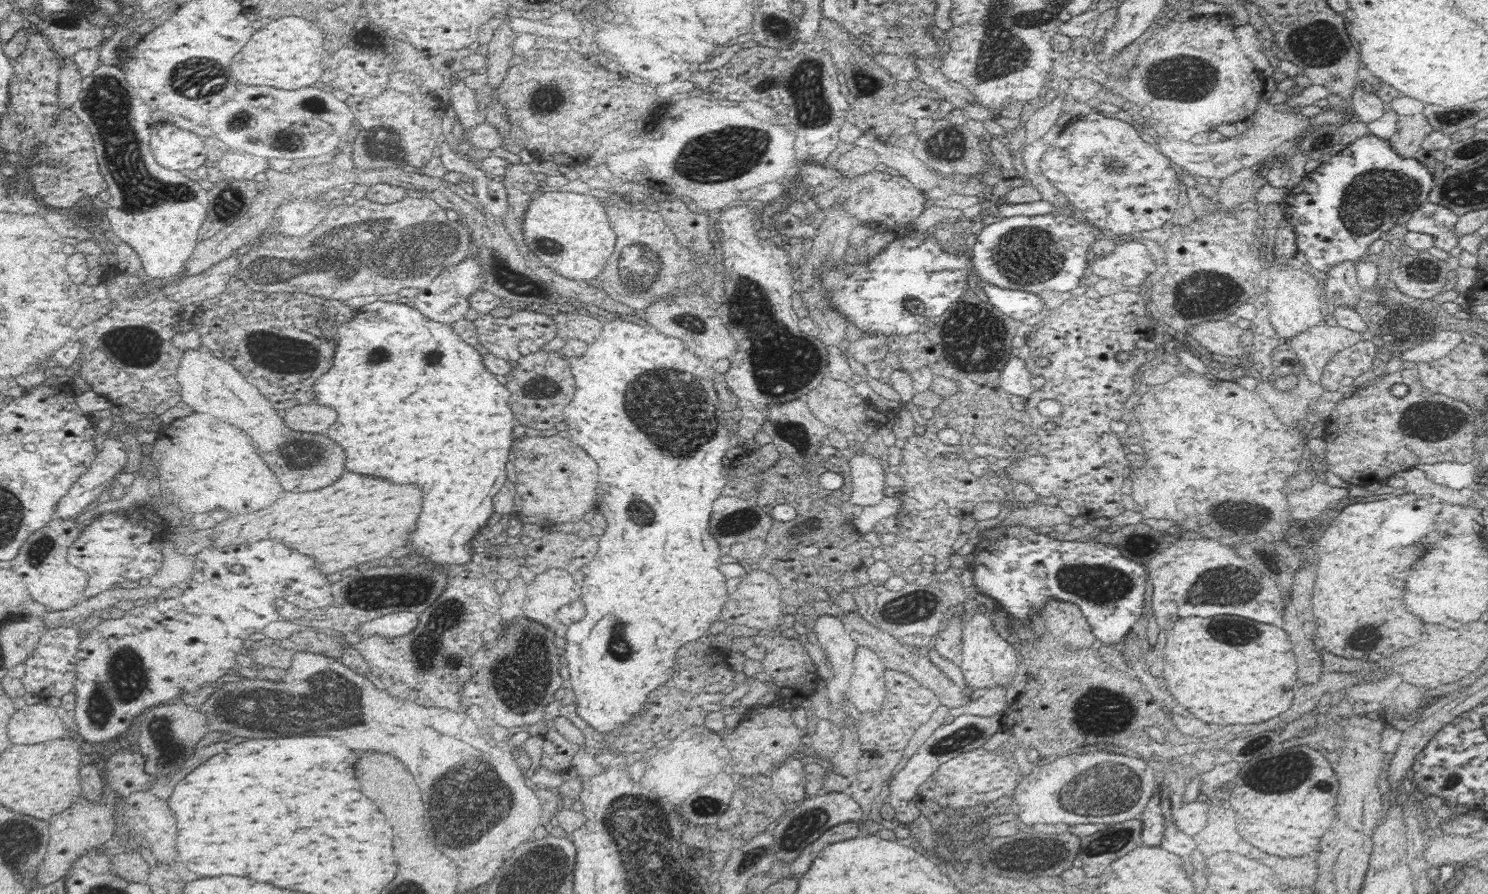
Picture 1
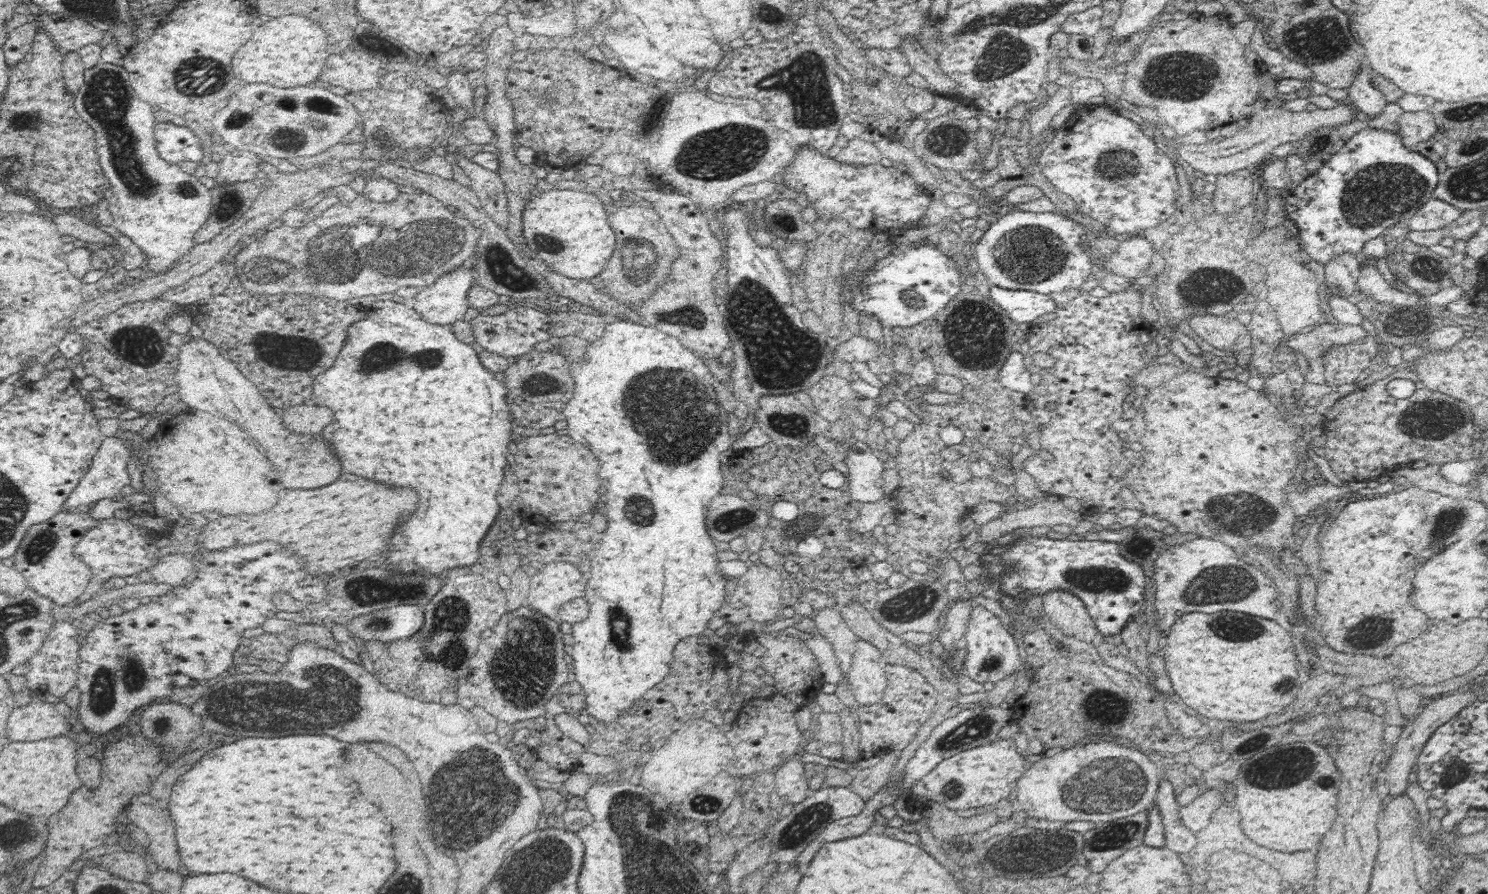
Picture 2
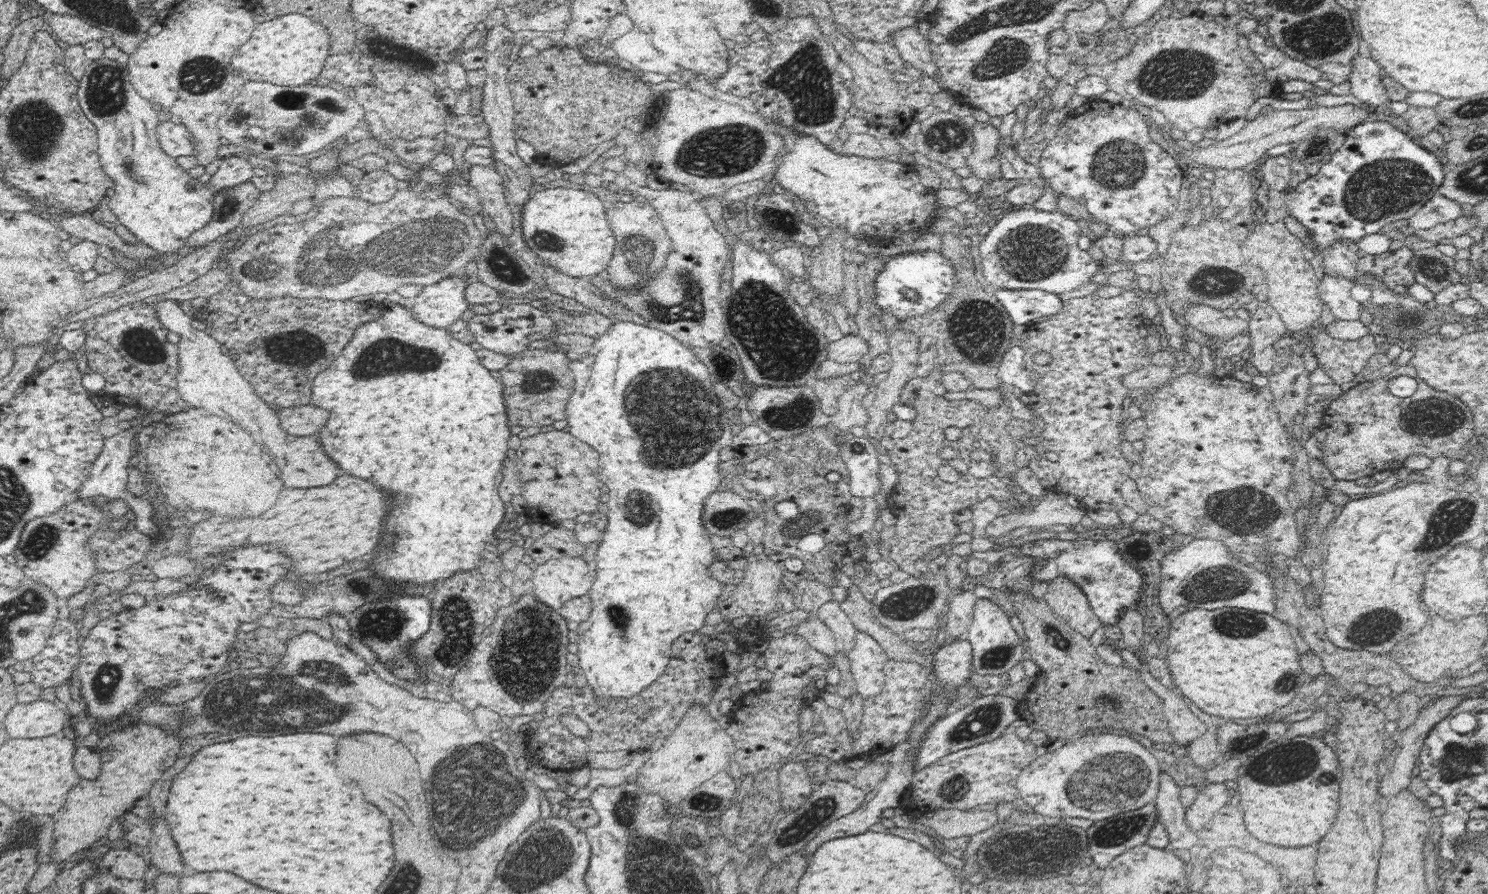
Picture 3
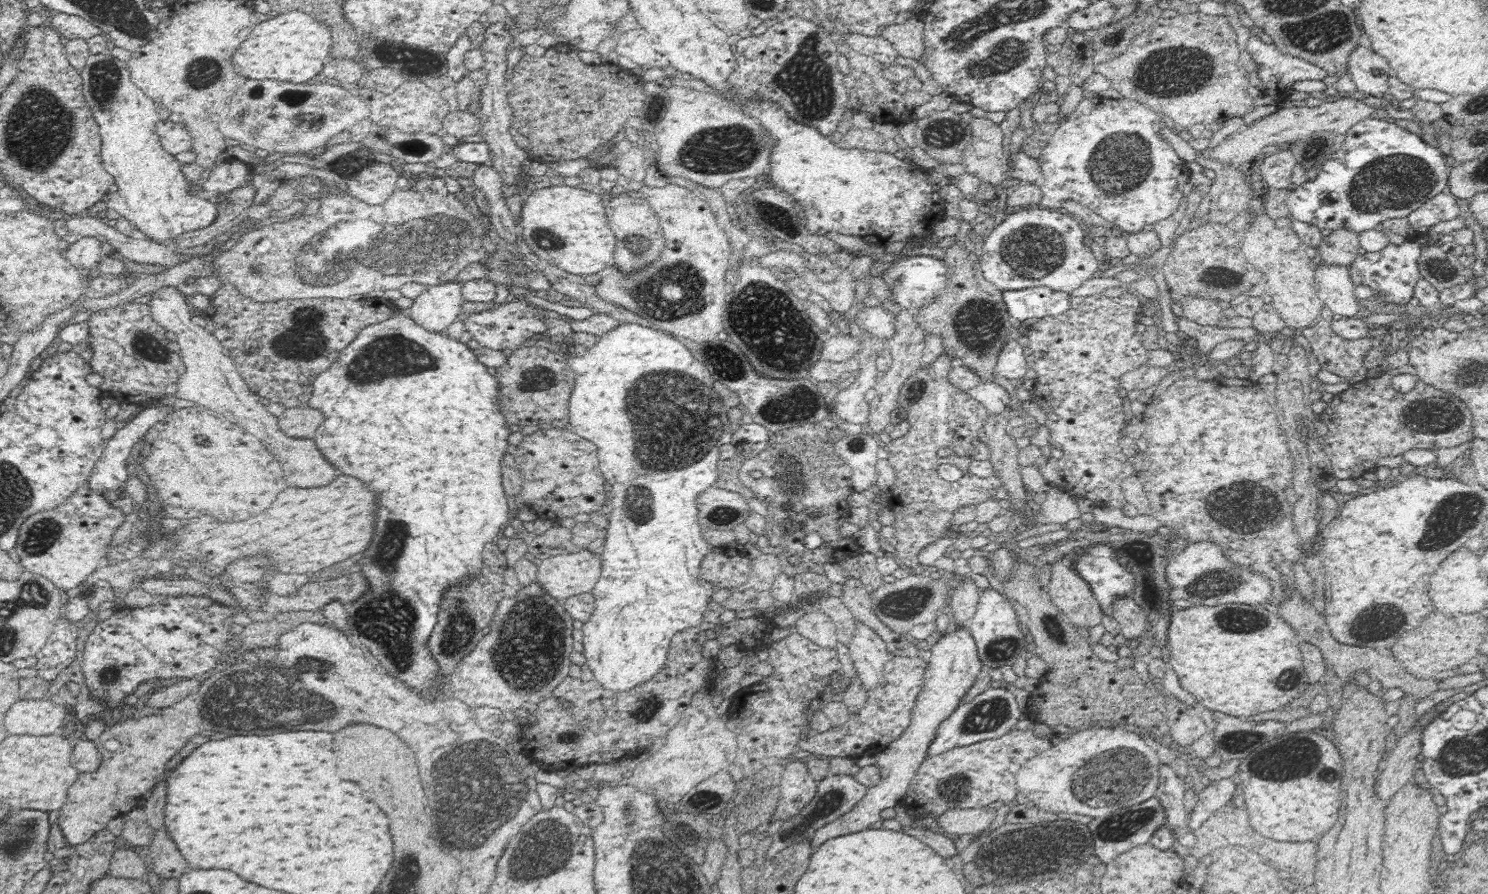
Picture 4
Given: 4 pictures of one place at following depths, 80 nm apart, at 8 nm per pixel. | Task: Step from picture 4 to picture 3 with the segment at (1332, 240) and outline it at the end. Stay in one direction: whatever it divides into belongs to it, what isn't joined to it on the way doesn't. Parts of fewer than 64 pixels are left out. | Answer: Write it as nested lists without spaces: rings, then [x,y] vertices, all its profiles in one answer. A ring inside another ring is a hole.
[[[1336,241],[1323,252],[1323,268],[1330,277],[1344,277],[1354,284],[1358,280],[1359,245],[1352,241]]]

